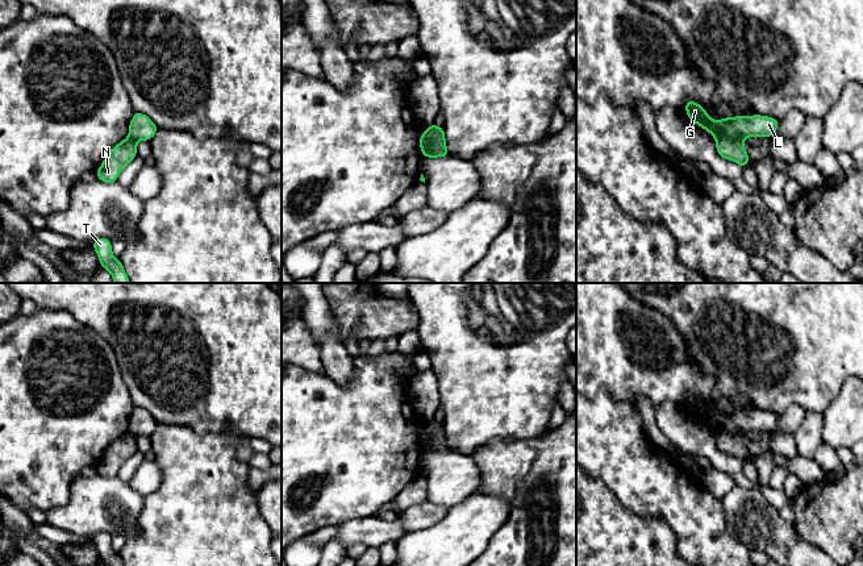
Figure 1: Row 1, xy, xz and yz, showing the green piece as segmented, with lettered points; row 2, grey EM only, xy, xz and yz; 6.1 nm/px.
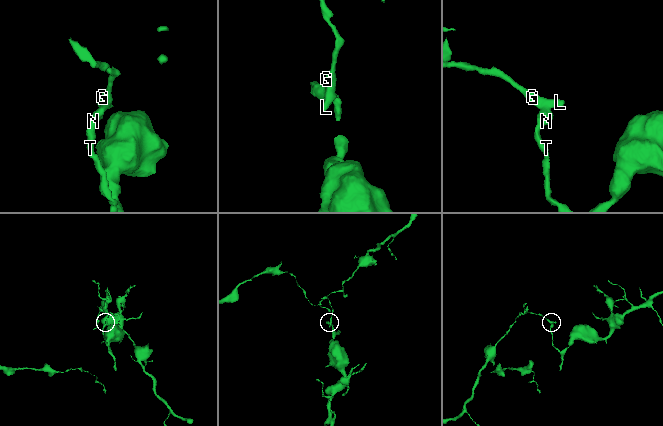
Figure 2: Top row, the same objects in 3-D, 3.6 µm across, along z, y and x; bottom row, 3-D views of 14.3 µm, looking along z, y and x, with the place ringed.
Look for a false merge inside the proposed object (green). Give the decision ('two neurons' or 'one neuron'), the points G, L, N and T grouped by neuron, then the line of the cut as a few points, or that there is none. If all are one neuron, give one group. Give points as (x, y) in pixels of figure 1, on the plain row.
two neurons; G L / N T; cut in yz along (742, 433), (716, 435)

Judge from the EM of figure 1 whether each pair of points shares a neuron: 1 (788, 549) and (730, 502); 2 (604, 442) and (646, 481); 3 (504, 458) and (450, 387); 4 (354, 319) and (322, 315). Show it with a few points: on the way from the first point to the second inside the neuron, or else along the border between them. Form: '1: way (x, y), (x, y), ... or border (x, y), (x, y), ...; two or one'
1: way (774, 536), (745, 511); one
2: way (615, 449), (636, 470); one
3: border (521, 438), (491, 440), (475, 449), (470, 456); two
4: border (324, 296), (337, 323), (338, 338), (344, 344); two

